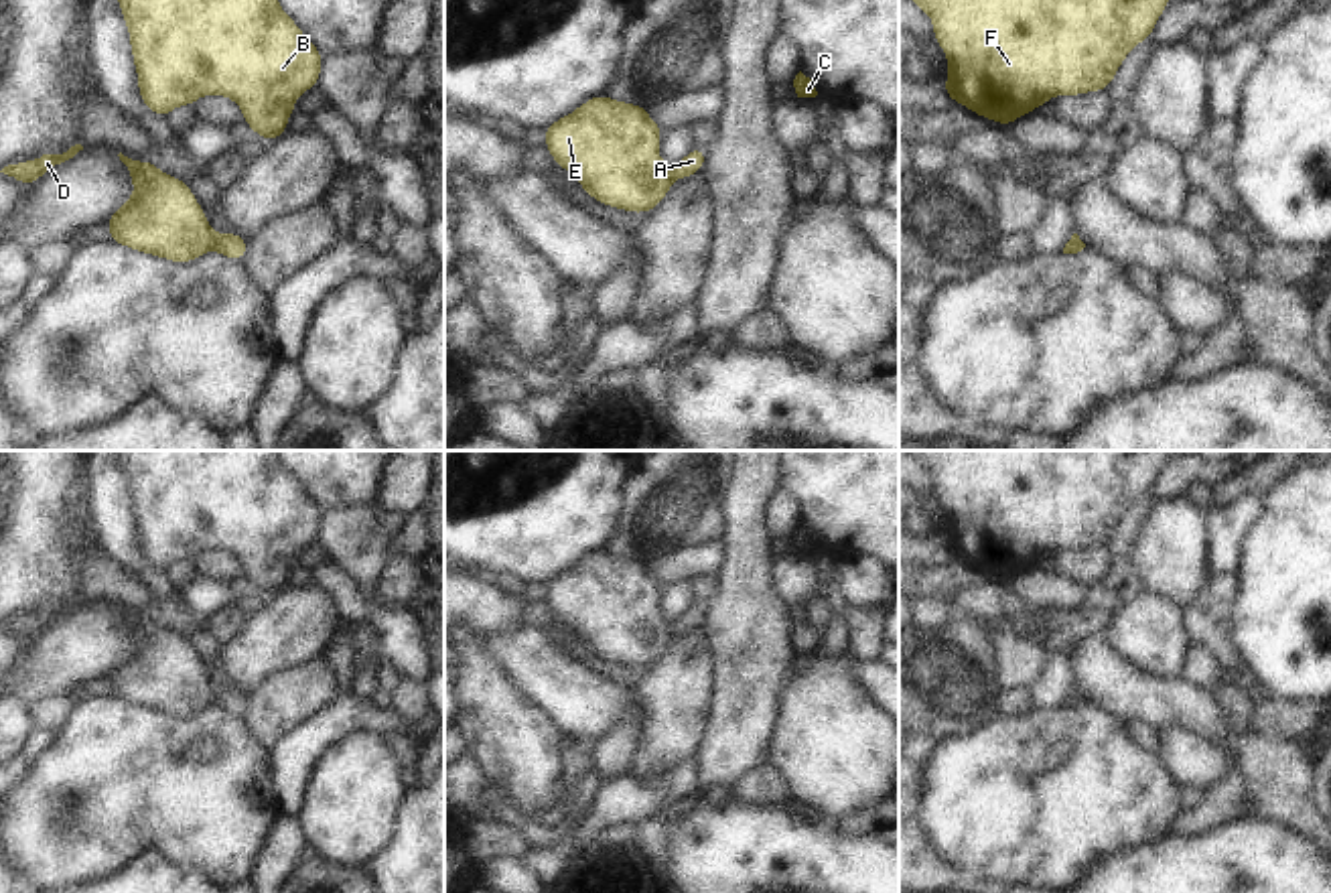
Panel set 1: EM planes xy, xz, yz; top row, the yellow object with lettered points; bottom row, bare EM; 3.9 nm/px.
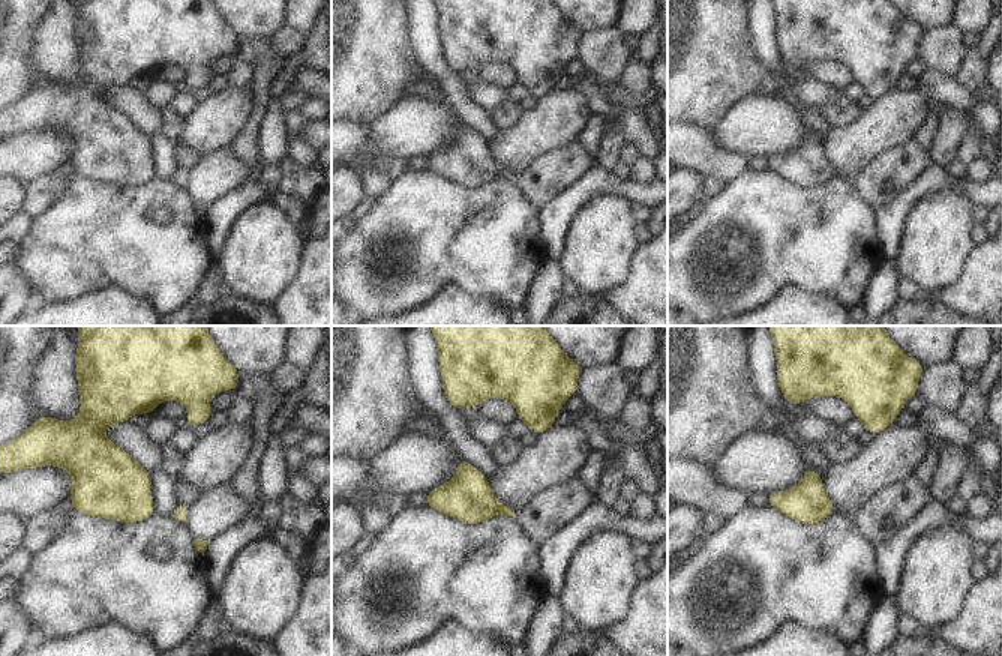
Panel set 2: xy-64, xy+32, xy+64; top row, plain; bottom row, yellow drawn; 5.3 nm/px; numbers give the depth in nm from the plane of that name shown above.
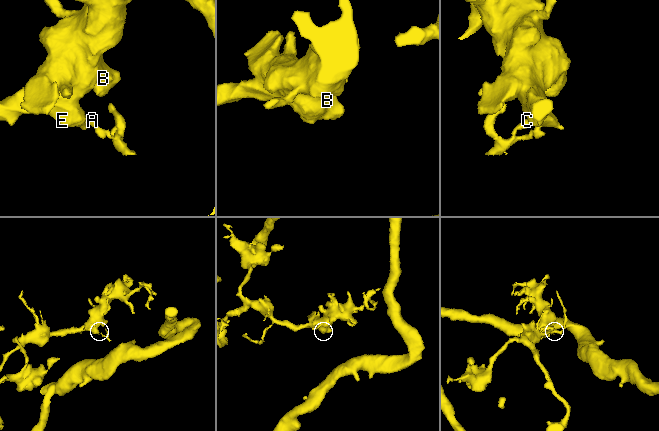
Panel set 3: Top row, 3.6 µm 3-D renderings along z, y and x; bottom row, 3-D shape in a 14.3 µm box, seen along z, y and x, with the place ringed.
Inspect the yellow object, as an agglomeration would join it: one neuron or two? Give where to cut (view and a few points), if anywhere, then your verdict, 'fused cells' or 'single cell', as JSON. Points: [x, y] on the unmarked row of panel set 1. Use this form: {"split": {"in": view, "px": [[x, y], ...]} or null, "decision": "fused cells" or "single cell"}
{"split": {"in": "xy", "px": [[222, 691], [212, 703]]}, "decision": "fused cells"}

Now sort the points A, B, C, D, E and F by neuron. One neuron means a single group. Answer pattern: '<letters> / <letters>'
A C / B D E F

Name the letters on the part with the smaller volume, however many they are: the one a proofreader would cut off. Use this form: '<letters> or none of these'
A, C

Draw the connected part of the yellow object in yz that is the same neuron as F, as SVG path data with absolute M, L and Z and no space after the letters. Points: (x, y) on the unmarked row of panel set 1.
M907 451L933 475L948 509L945 550L976 570L1010 580L1055 550L1108 546L1126 509L1144 493L1171 451Z

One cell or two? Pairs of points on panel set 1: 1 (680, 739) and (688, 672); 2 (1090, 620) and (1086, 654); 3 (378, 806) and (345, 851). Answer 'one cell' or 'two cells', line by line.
1: one cell
2: two cells
3: one cell

